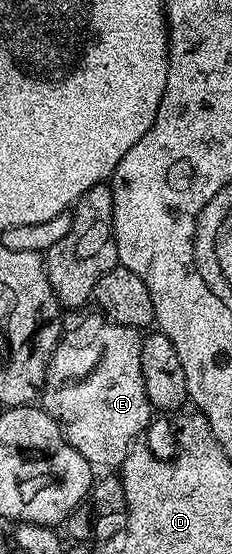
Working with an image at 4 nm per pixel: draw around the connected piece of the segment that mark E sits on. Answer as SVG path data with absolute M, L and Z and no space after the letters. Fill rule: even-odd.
M104 318L83 324L79 330L62 335L45 371L45 387L39 397L40 403L64 428L69 444L98 469L120 469L129 449L138 443L151 421L151 405L141 369L141 337L138 329L119 326Z

